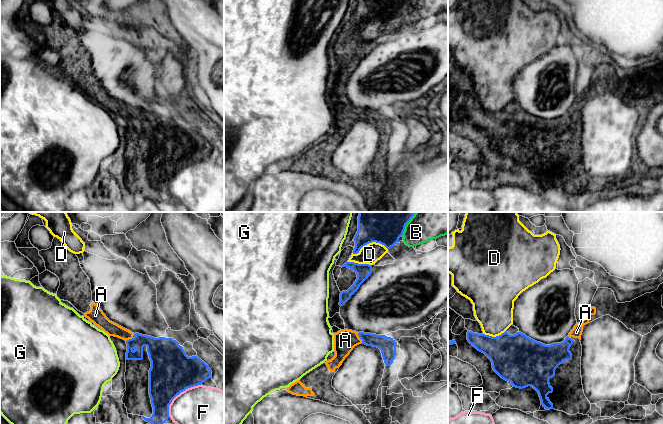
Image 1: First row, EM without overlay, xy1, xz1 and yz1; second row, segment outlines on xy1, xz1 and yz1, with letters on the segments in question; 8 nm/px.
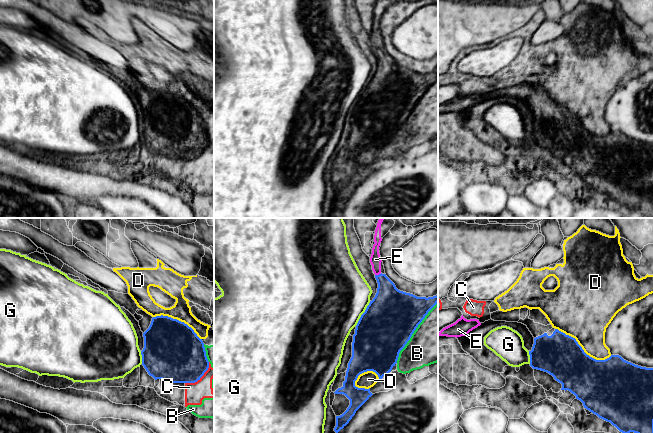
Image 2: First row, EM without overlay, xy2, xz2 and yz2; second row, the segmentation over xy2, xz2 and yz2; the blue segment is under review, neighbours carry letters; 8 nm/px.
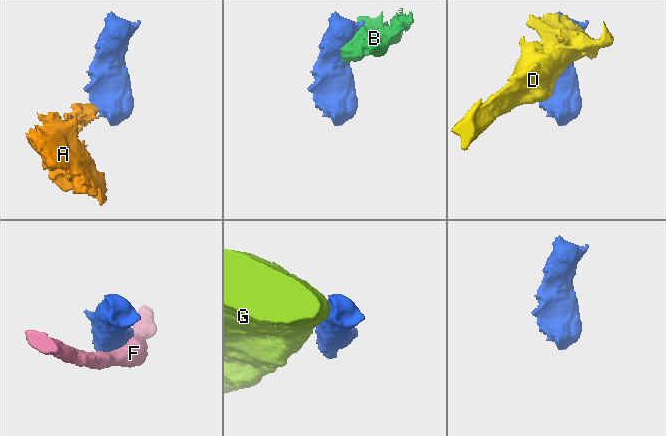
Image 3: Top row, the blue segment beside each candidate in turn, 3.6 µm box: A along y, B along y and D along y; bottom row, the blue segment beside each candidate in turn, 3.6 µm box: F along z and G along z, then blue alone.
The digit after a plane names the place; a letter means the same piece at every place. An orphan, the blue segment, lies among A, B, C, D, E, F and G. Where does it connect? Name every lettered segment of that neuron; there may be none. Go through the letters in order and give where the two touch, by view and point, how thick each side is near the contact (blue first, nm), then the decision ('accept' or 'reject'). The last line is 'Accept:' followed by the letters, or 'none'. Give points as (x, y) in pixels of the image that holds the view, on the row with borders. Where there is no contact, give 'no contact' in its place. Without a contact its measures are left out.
A: contact xz1 (359, 337); calibres 140 and 180 nm; accept
B: contact xz2 (413, 332); calibres 420 and 380 nm; reject
C: contact xy2 (200, 377); calibres 440 and 160 nm; reject
D: contact yz2 (582, 349); calibres 340 and 360 nm; reject
E: contact xz2 (379, 274); calibres 260 and 90 nm; accept
F: contact xy1 (178, 394); calibres 360 and 300 nm; reject
G: contact xz2 (363, 313); calibres 420 and 480 nm; reject
Accept: A, E

